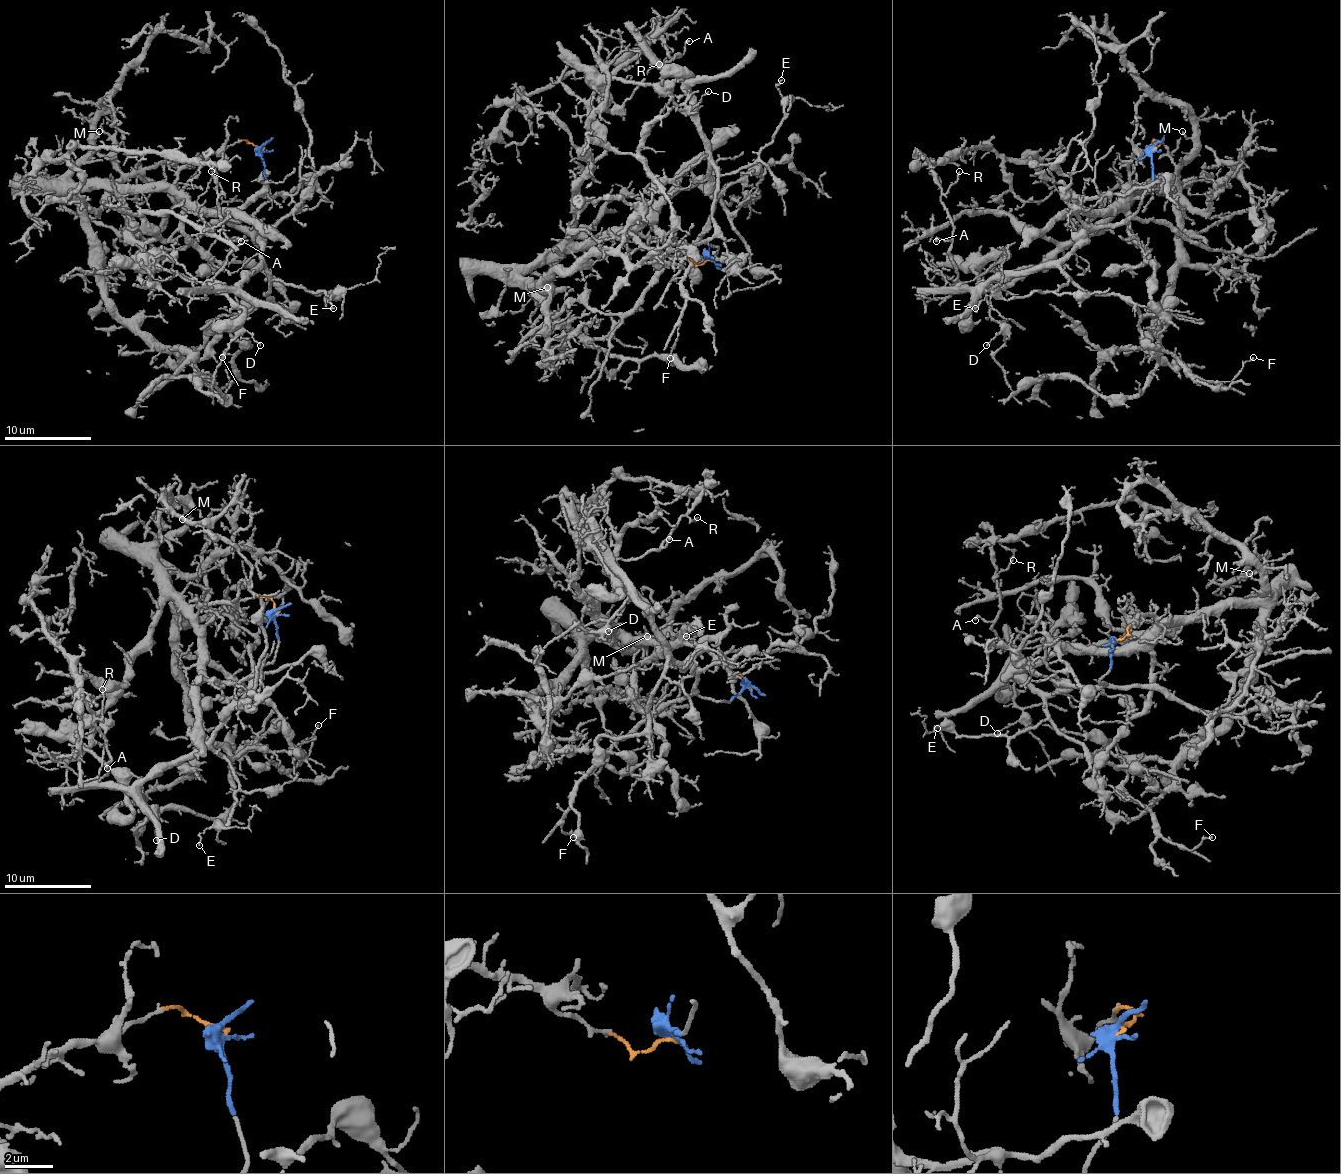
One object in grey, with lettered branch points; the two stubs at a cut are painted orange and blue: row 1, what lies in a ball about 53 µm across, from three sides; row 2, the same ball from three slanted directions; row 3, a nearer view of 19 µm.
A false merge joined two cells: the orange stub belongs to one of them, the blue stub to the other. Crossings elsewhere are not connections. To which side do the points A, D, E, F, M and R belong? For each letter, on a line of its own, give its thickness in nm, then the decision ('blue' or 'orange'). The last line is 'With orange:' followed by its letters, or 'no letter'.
A: 190 nm thick; blue
D: 90 nm thick; blue
E: 120 nm thick; blue
F: 90 nm thick; blue
M: 150 nm thick; orange
R: 100 nm thick; blue
With orange: M

